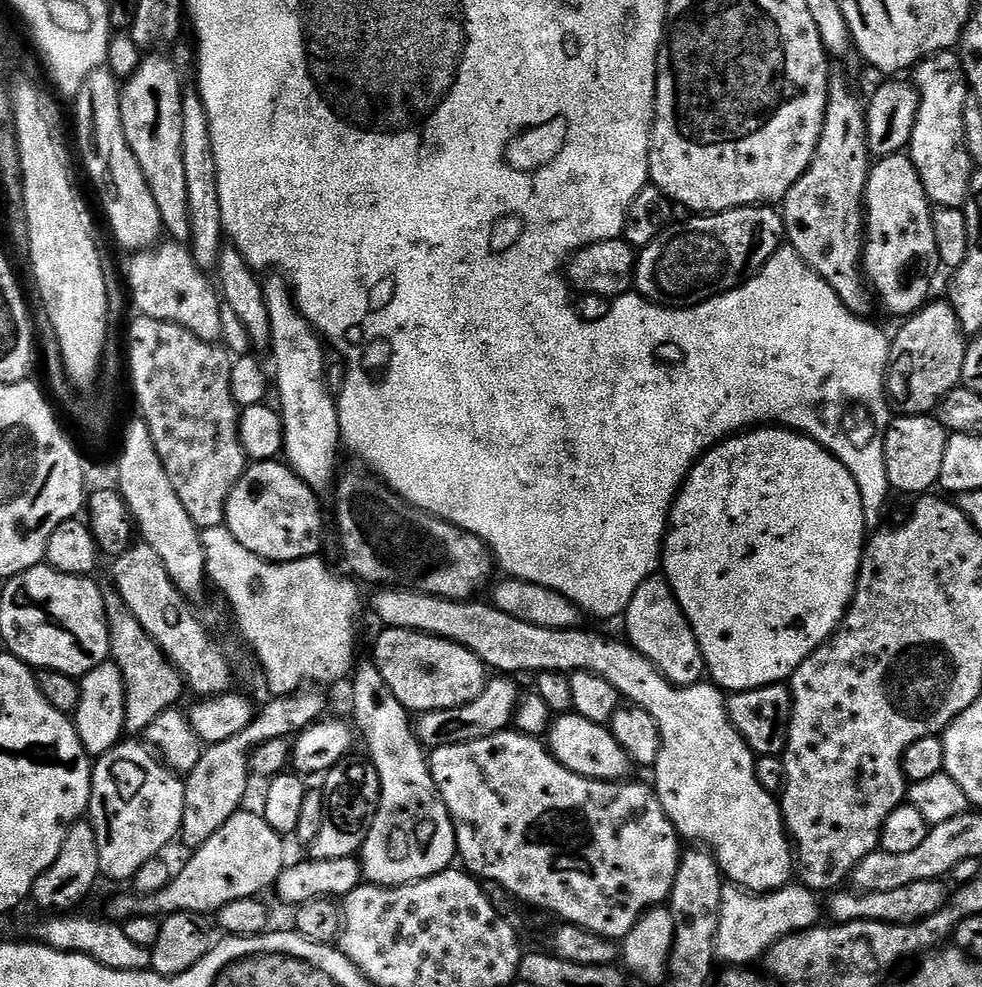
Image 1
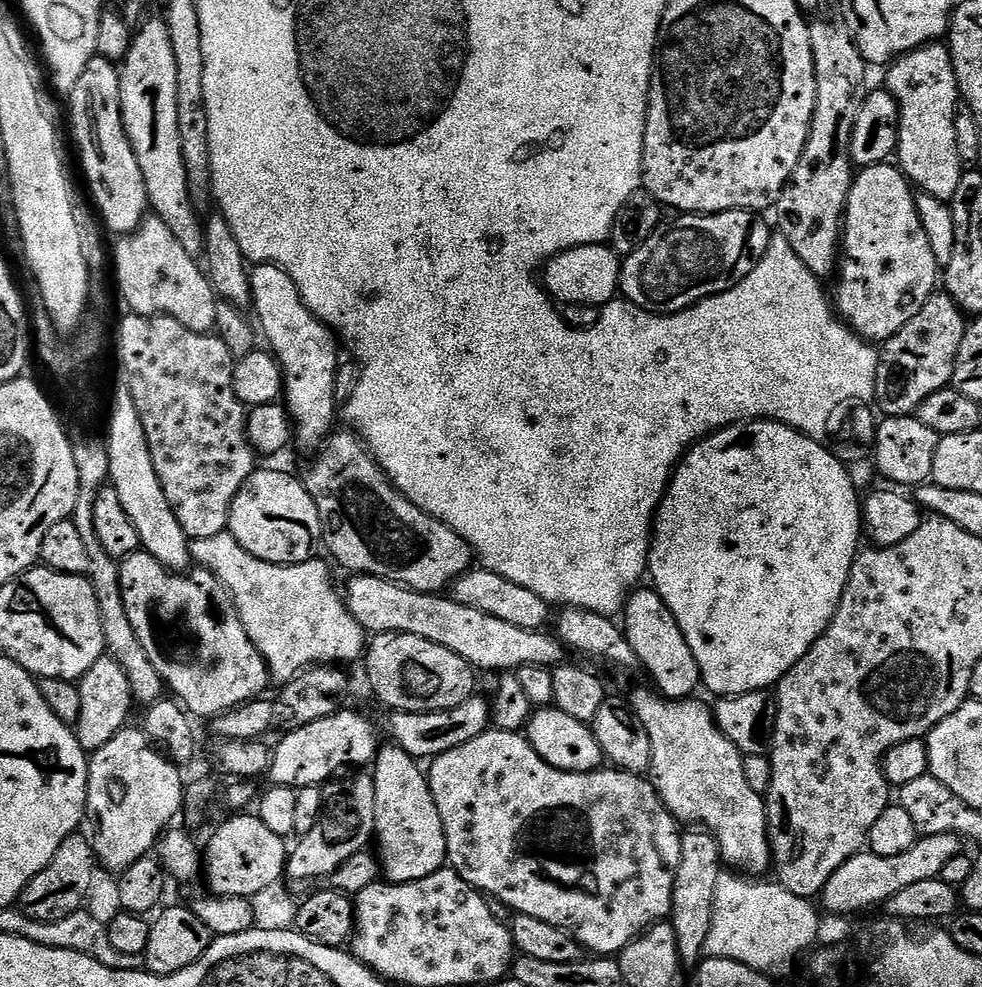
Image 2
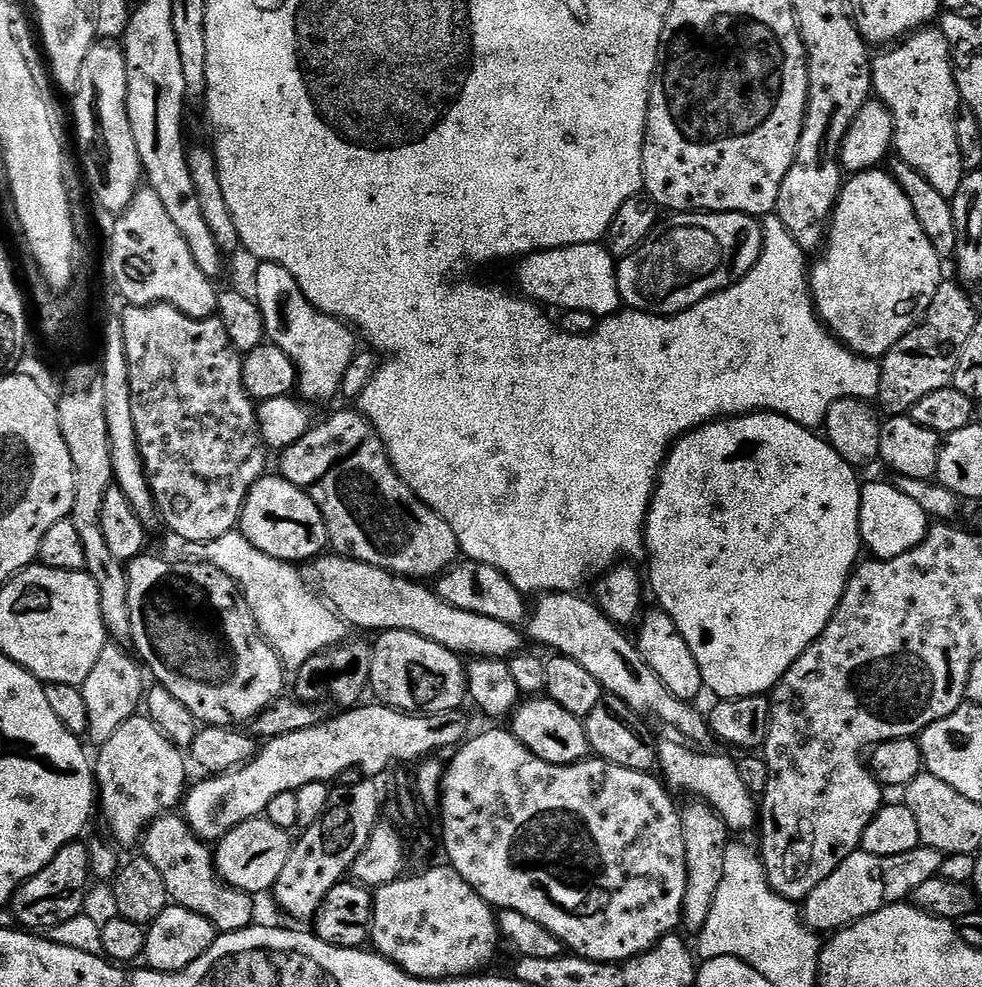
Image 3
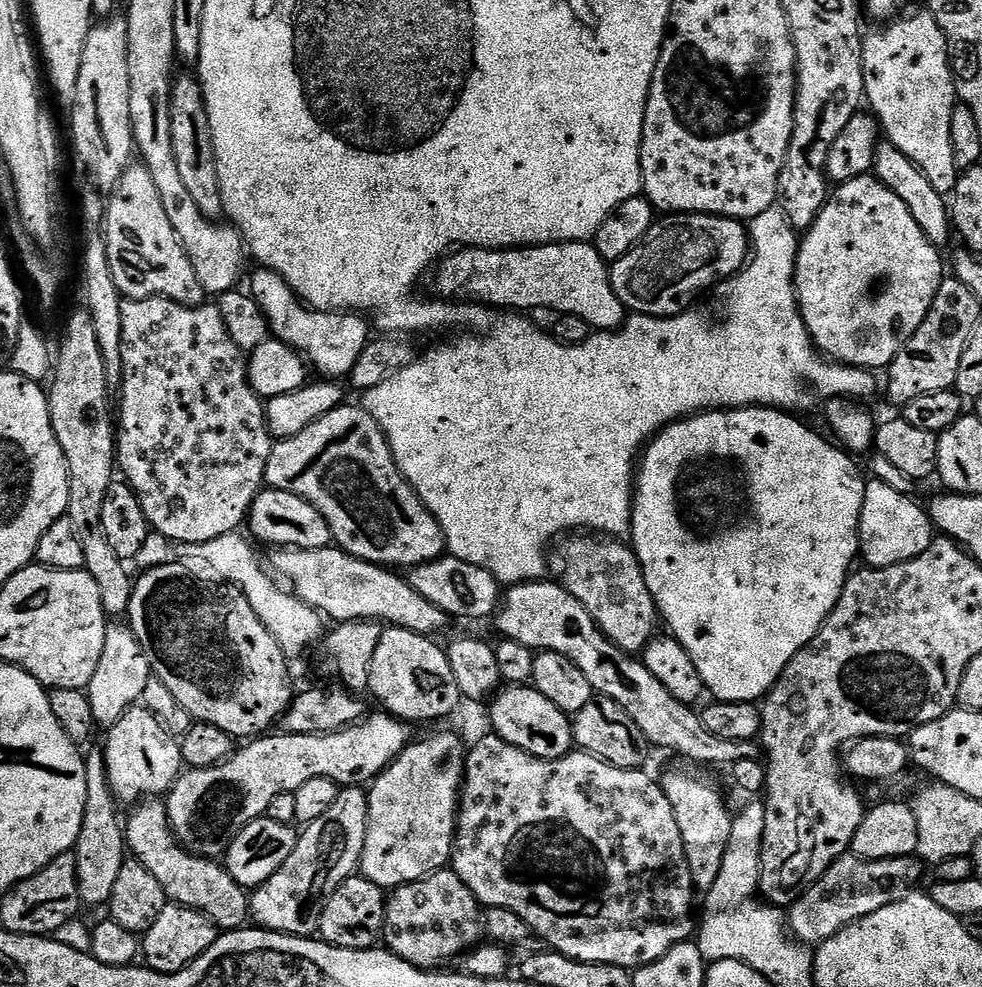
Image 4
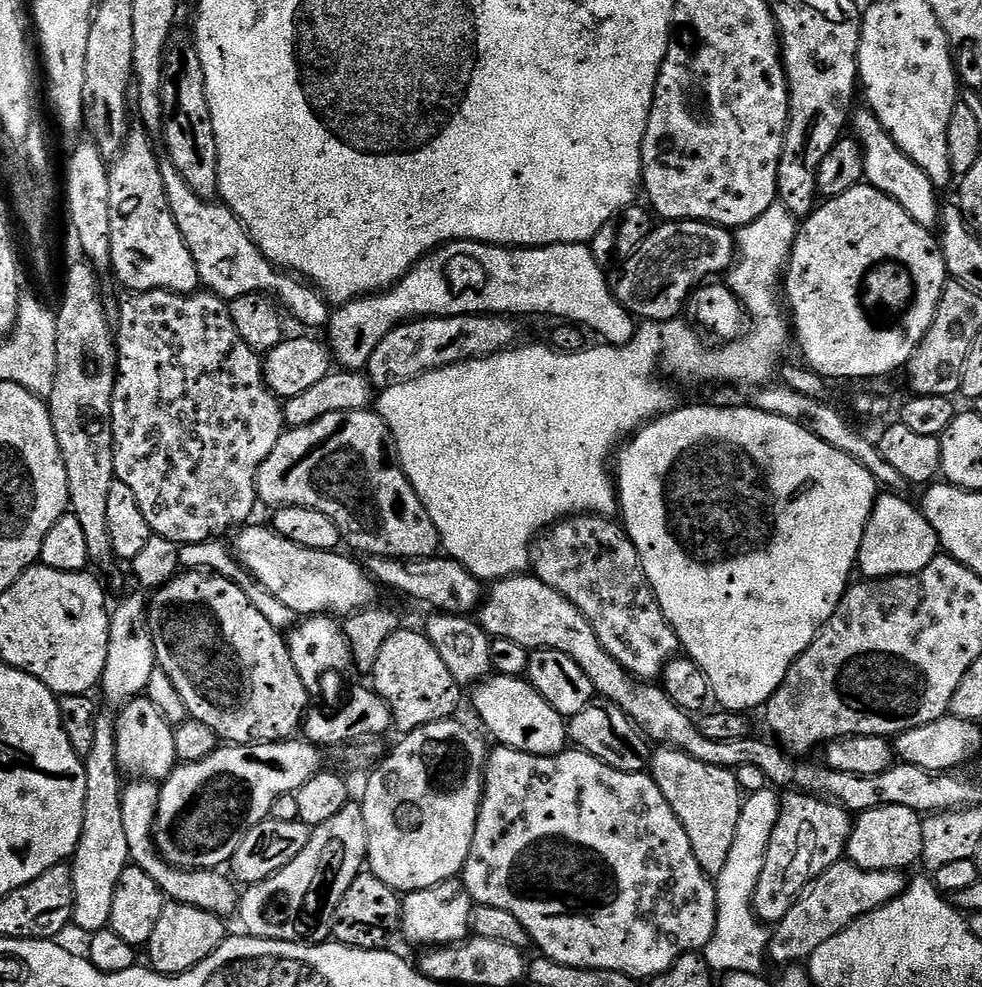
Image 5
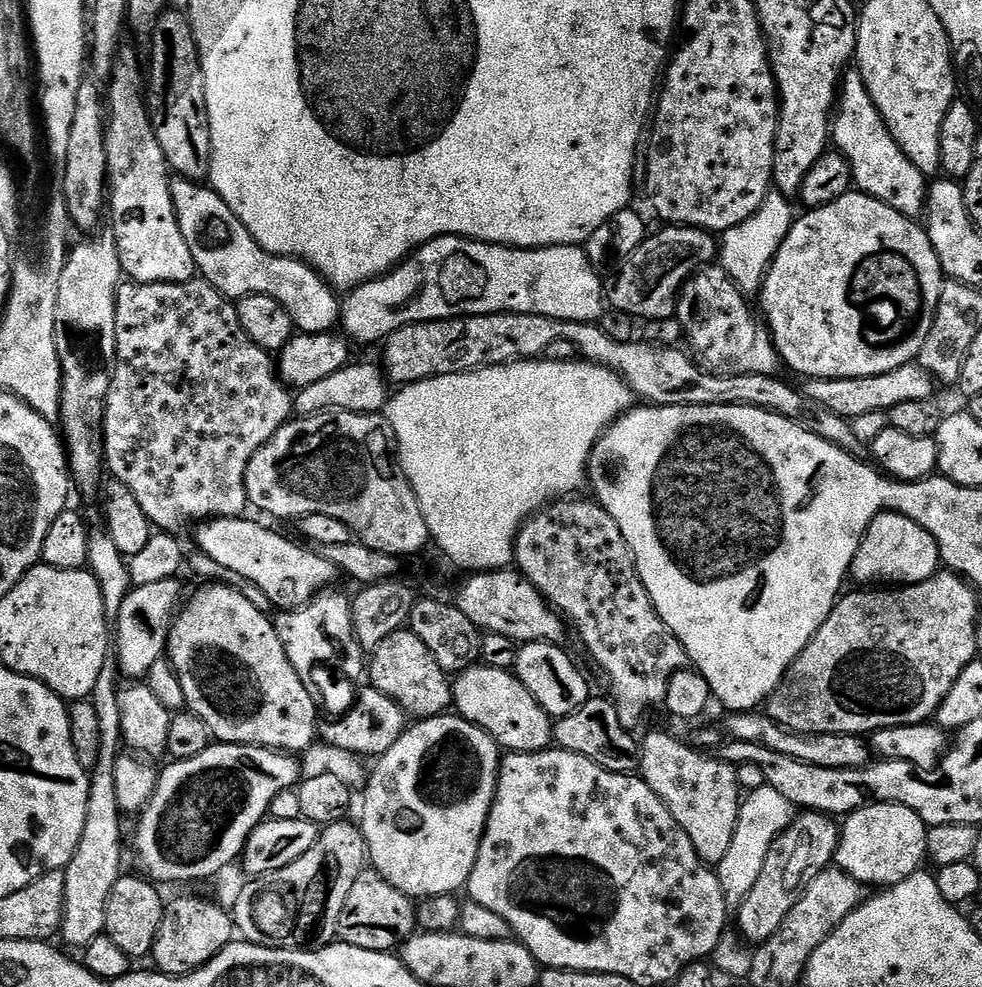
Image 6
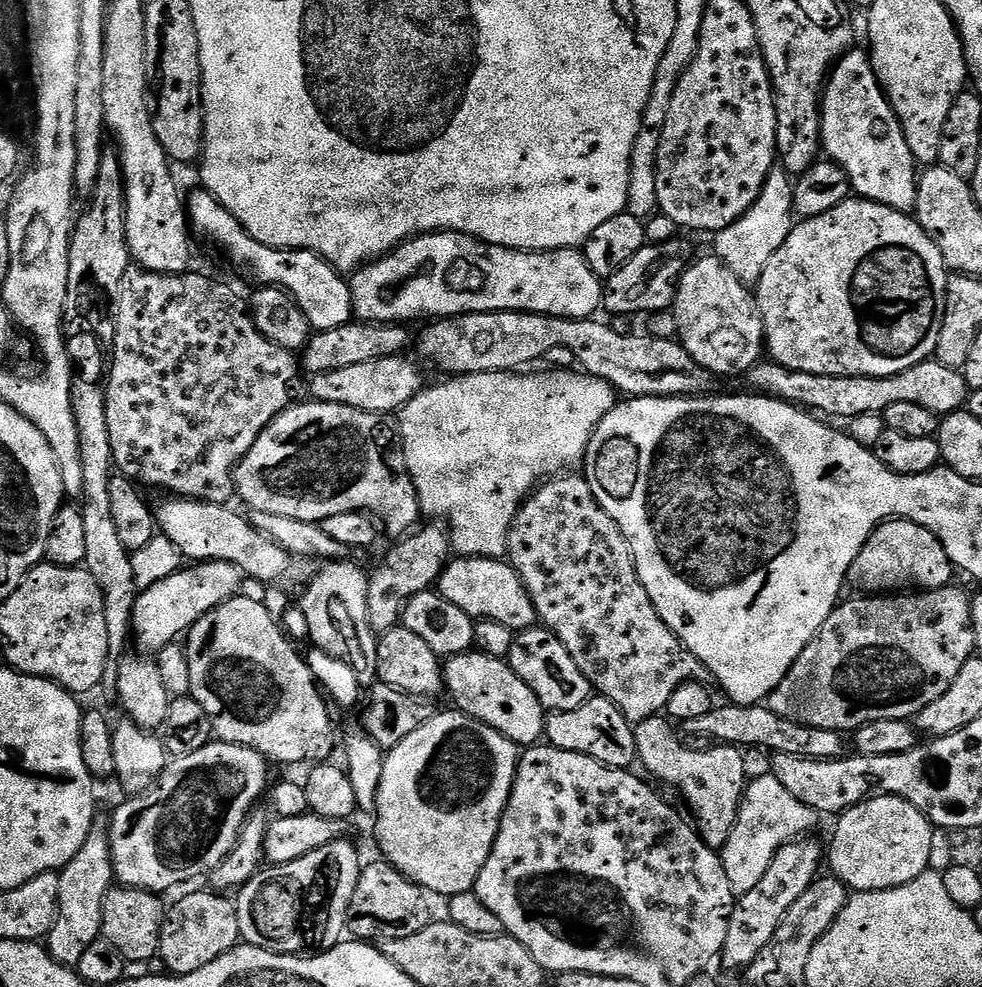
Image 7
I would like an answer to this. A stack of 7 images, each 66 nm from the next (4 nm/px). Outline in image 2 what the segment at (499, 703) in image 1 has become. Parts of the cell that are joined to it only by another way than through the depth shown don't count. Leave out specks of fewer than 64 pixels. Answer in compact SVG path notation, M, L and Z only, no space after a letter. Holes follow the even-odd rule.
M473 694L466 702L441 712L397 712L393 711L388 720L388 728L392 731L391 739L406 754L417 758L435 758L446 754L446 750L454 750L458 746L466 746L474 738L478 738L490 728L490 704L480 694Z

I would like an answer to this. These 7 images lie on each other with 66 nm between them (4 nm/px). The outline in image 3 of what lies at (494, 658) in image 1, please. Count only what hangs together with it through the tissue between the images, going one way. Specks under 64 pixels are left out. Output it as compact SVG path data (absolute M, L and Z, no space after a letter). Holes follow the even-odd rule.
M324 554L311 565L316 575L315 587L319 595L331 605L333 611L353 629L365 628L371 634L389 632L390 630L406 630L410 634L418 634L422 638L430 638L430 642L438 642L438 646L446 646L452 652L464 658L485 656L491 660L508 660L525 647L526 640L520 636L515 627L506 622L498 622L494 618L482 618L478 614L470 614L470 610L458 610L458 606L450 606L442 602L442 598L427 583L417 582L407 576L396 576L392 572L382 570L378 566L370 566L366 562L352 560L348 556ZM676 738L658 744L658 772L673 793L689 792L689 797L708 804L722 818L729 833L748 832L758 824L757 797L746 790L733 757L719 756L716 750L697 750Z

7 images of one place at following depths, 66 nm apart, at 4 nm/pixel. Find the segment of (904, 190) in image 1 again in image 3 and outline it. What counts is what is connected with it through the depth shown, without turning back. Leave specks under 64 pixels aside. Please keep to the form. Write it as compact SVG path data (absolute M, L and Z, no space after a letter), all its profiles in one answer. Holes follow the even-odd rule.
M888 170L857 172L840 189L840 197L836 203L836 209L832 211L832 219L828 226L826 247L819 253L819 256L821 255L820 261L817 264L813 263L810 268L810 287L812 301L816 303L816 313L820 316L822 323L826 325L829 332L840 343L846 345L851 352L857 352L859 356L883 358L909 330L915 328L917 323L924 319L930 302L934 302L934 294L938 290L942 279L942 273L940 273L942 260L931 246L930 240L926 236L926 231L922 230L918 218L915 217L915 210L914 206L910 206L910 198L906 198L902 186L898 186L898 182L892 177L891 171Z

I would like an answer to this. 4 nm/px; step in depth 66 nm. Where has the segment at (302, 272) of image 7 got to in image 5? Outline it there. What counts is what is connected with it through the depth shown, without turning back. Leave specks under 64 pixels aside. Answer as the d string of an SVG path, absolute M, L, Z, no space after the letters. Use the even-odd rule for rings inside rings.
M161 163L160 169L166 186L166 202L170 202L170 214L174 214L174 222L178 222L178 230L190 250L190 258L194 258L198 278L207 291L226 301L242 298L242 294L251 292L267 294L279 301L283 309L288 310L287 315L292 315L298 323L320 329L327 325L330 305L324 295L303 279L269 262L248 236L244 223L223 203L198 198L198 194L186 186L186 178L174 170L172 163Z

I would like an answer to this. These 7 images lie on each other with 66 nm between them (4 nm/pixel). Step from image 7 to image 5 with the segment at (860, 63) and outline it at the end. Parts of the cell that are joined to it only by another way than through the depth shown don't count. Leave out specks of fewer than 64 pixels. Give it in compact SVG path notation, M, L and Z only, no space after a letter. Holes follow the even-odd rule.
M870 110L863 111L857 111L851 117L850 128L851 131L856 131L854 139L864 152L864 180L894 202L898 202L898 206L902 206L902 210L906 210L906 214L910 214L920 226L929 230L935 229L939 225L942 211L942 200L936 197L939 196L938 190L932 185L930 178L926 178L926 174L922 174L922 170L918 170L918 166L914 166L914 162L906 158L906 154L902 154L894 138L886 134L882 122L878 122L875 114Z

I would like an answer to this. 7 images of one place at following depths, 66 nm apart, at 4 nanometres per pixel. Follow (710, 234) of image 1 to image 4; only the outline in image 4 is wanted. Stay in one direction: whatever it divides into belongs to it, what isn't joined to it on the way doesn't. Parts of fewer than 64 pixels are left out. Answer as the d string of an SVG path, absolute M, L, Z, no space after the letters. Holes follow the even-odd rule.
M690 212L672 214L653 224L646 238L630 254L611 265L614 294L618 294L629 313L638 316L678 316L693 307L692 303L707 288L731 281L750 259L750 232L739 220L725 216L707 216Z

